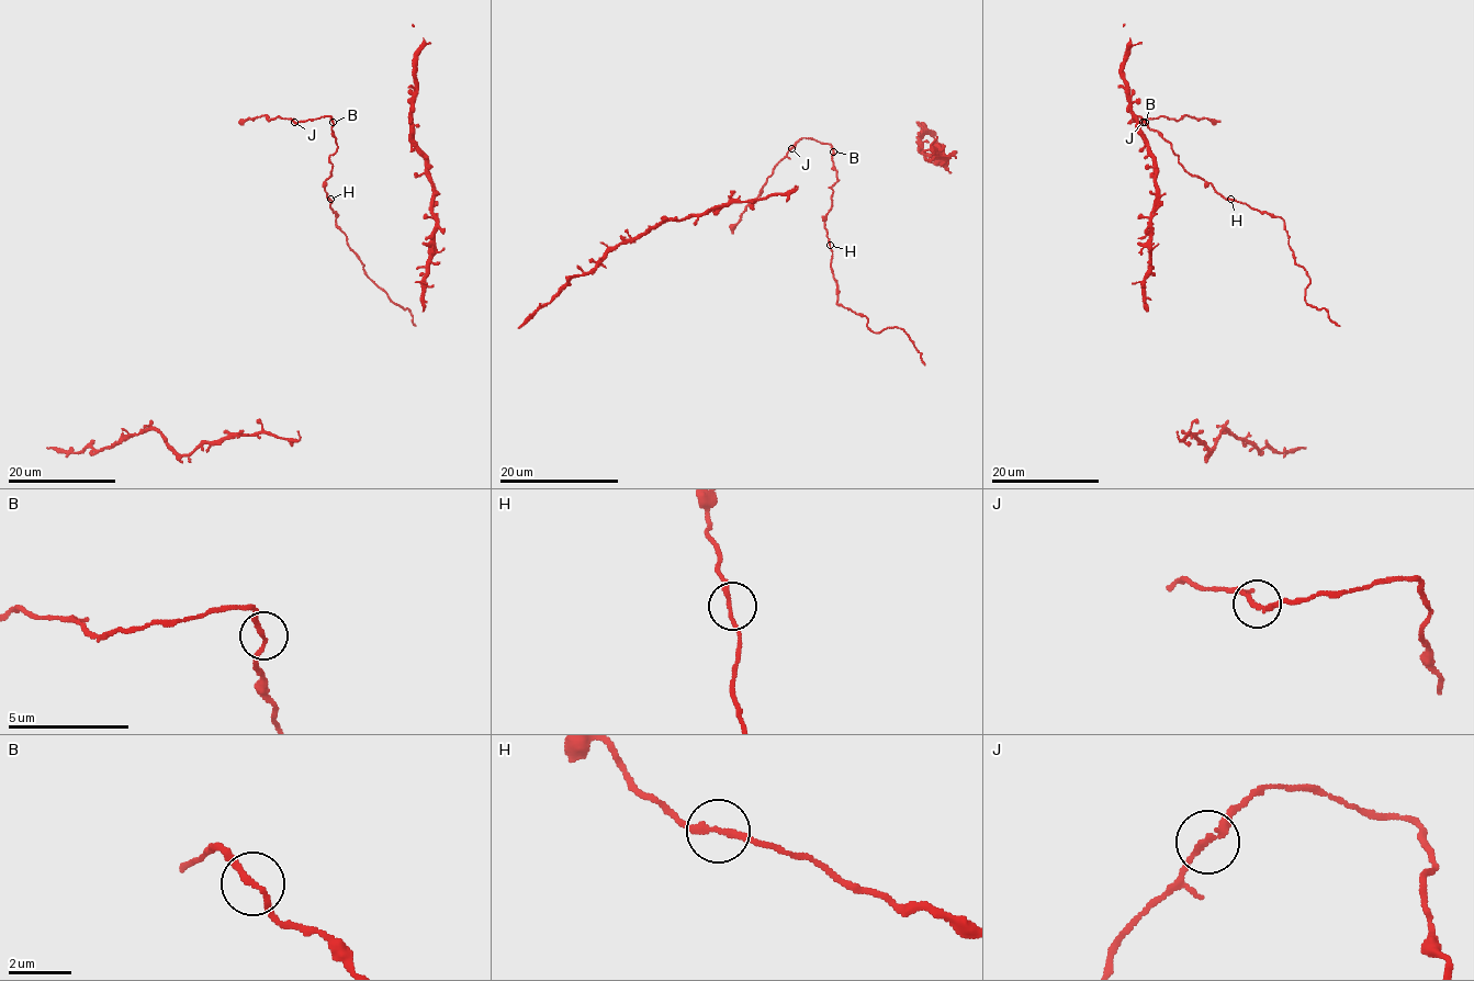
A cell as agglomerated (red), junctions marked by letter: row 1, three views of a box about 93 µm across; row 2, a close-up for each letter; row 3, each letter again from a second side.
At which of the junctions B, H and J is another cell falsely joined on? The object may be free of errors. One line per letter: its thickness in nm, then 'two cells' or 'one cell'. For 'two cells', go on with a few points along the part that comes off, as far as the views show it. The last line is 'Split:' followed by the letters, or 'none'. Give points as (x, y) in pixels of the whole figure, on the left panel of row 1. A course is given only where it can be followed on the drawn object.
B: 170 nm thick; one cell
H: 190 nm thick; one cell
J: 200 nm thick; one cell
Split: none

